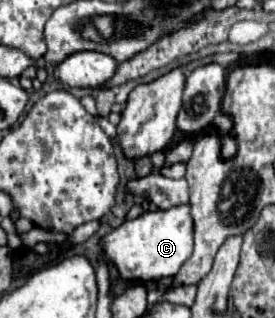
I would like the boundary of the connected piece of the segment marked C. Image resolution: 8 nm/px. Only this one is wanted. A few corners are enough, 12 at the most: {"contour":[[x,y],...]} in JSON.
{"contour":[[190,204],[148,210],[102,238],[124,280],[176,276]]}

